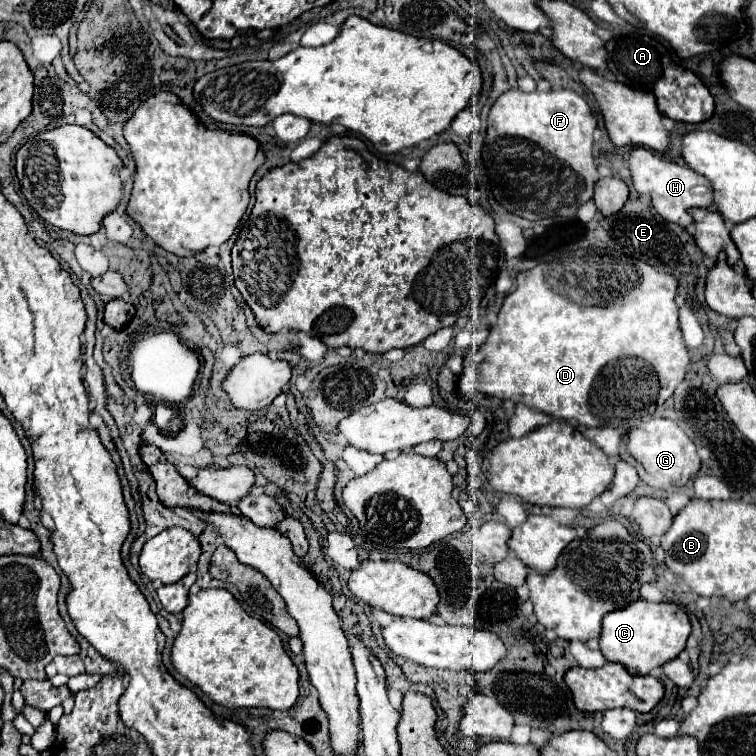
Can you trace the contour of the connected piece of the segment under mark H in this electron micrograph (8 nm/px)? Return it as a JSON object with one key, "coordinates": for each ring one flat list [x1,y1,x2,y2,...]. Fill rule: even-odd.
{"coordinates":[[631,148,629,152,629,170,631,170,631,180,635,190,643,196,651,196,651,204,657,210,659,216,663,216,667,222,679,224,679,226,689,226,693,220,689,216,689,208,701,206,709,208,713,206,713,196,711,196,711,184,707,180,693,172,687,166,681,166,677,162,665,160,663,156,647,150,647,148]]}

